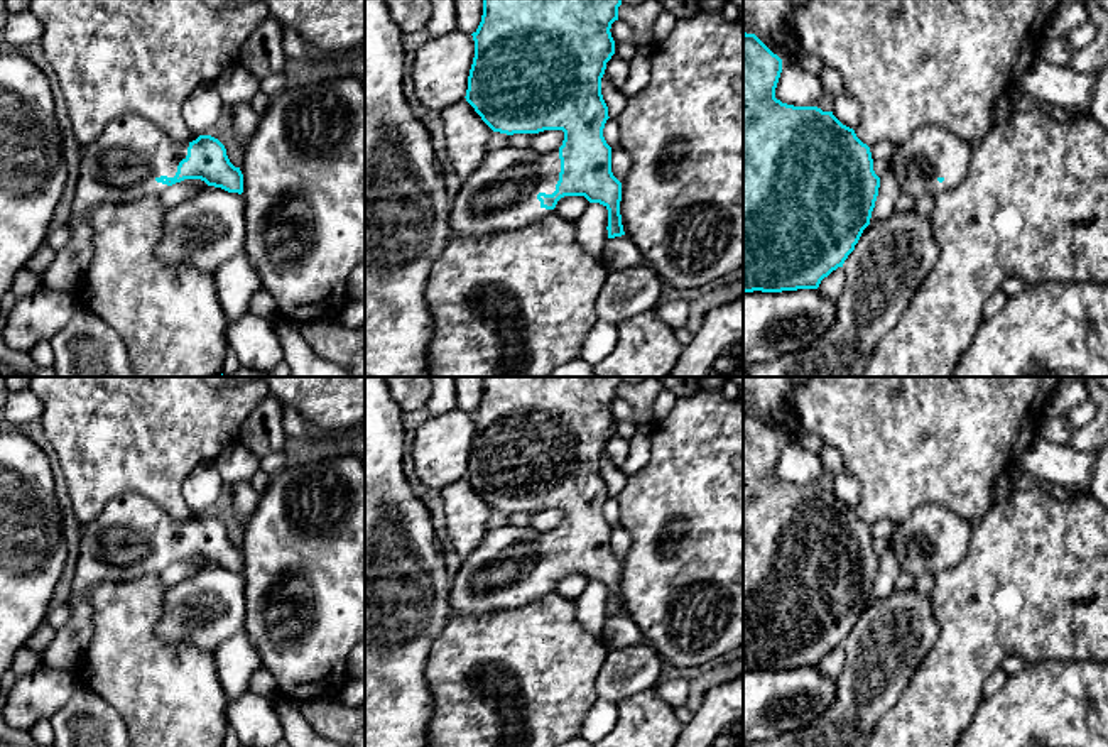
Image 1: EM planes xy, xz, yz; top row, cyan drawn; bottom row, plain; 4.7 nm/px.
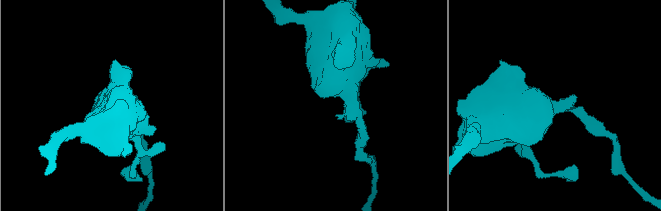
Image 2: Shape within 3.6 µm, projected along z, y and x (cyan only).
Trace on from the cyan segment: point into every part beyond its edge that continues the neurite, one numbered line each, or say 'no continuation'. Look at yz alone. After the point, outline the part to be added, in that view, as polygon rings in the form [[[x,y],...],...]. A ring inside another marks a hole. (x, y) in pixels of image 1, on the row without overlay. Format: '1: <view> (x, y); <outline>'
1: yz (931, 531); [[[926,504],[893,527],[890,546],[904,573],[936,576],[964,559],[971,534],[971,521],[942,505]]]

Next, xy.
1: xy (122, 543); [[[137,493],[111,499],[93,522],[81,526],[71,619],[41,654],[42,664],[78,673],[93,635],[91,590],[106,581],[160,575],[169,564],[155,558],[174,556],[187,526],[189,521],[171,517]]]

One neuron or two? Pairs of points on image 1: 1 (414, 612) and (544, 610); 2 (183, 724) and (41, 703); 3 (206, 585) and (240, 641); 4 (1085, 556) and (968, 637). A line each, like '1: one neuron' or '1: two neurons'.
1: two neurons
2: two neurons
3: two neurons
4: one neuron

